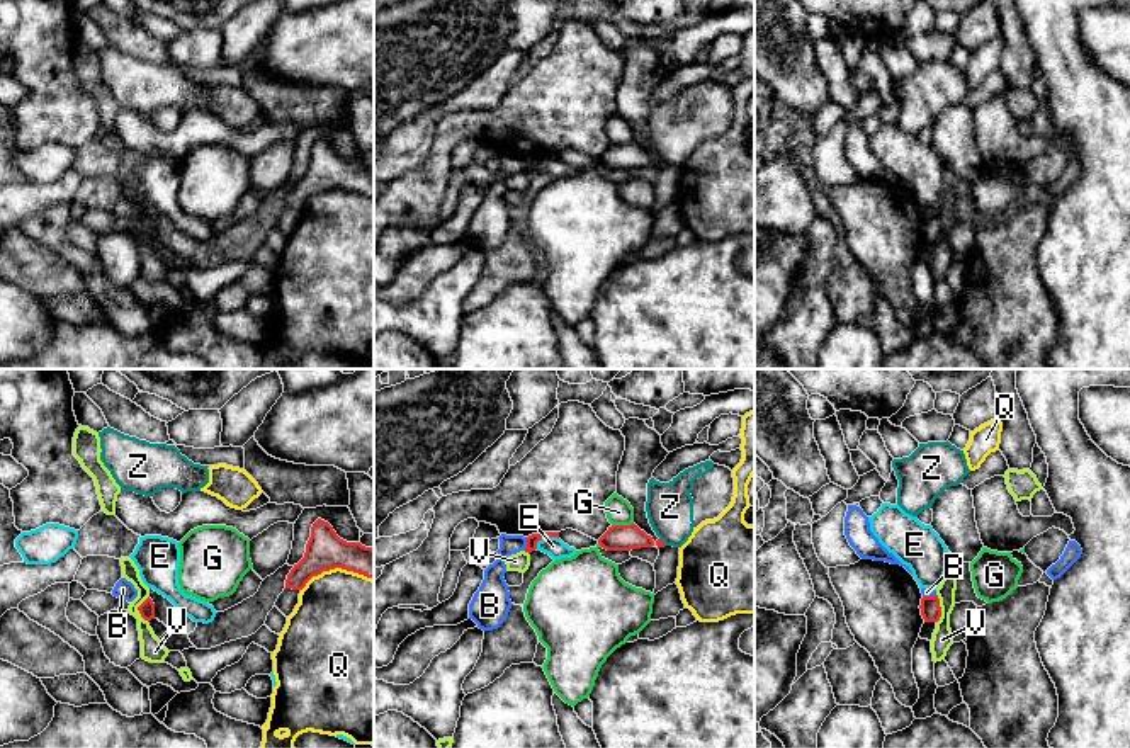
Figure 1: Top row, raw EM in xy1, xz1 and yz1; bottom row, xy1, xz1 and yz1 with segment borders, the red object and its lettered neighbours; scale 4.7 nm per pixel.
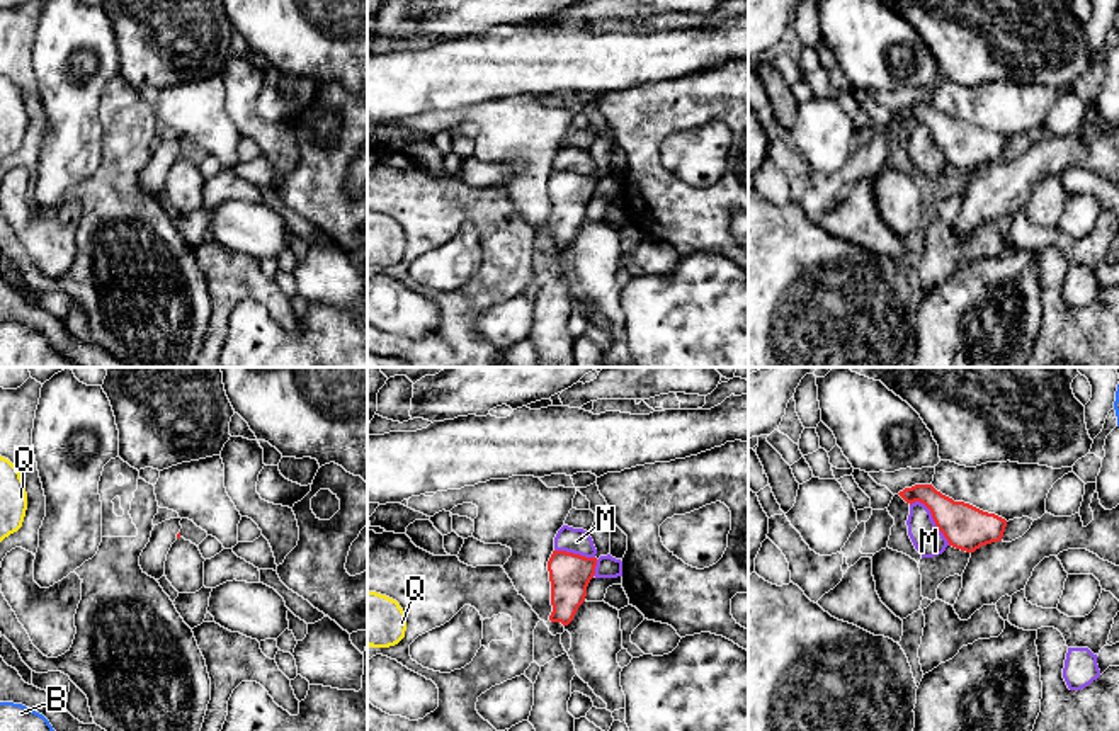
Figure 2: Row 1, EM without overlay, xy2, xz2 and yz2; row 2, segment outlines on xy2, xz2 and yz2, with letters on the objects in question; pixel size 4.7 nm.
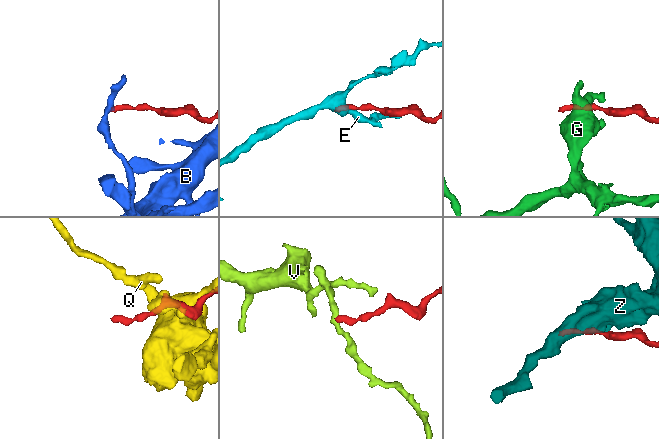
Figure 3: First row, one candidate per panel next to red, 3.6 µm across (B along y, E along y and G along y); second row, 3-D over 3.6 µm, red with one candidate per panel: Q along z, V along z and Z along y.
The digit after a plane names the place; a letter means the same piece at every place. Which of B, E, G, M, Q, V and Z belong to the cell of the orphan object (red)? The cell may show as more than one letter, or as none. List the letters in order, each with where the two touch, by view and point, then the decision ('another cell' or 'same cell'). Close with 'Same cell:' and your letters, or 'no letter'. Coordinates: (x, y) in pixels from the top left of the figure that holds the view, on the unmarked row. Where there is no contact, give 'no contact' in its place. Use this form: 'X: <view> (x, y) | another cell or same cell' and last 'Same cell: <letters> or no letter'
B: xz1 (527, 164) | another cell
E: xz1 (544, 155) | another cell
G: xz1 (622, 145) | another cell
M: xz2 (582, 175) | another cell
Q: xy1 (335, 186) | another cell
V: xy1 (138, 228) | another cell
Z: xz1 (661, 160) | another cell
Same cell: no letter

